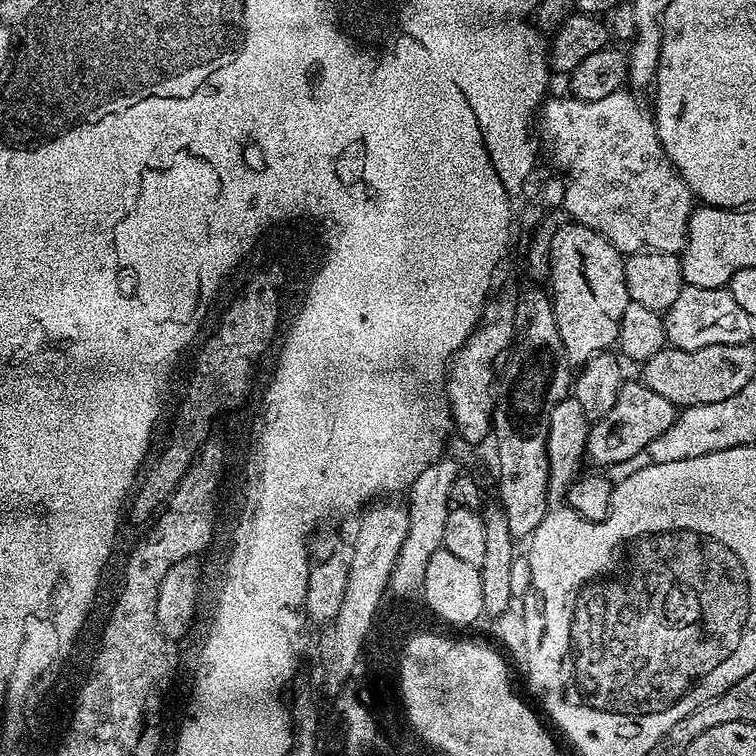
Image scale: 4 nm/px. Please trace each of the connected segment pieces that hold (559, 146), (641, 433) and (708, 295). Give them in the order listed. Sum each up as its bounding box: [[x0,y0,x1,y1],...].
[[538,90,694,254],[586,379,678,466],[662,286,754,352]]

